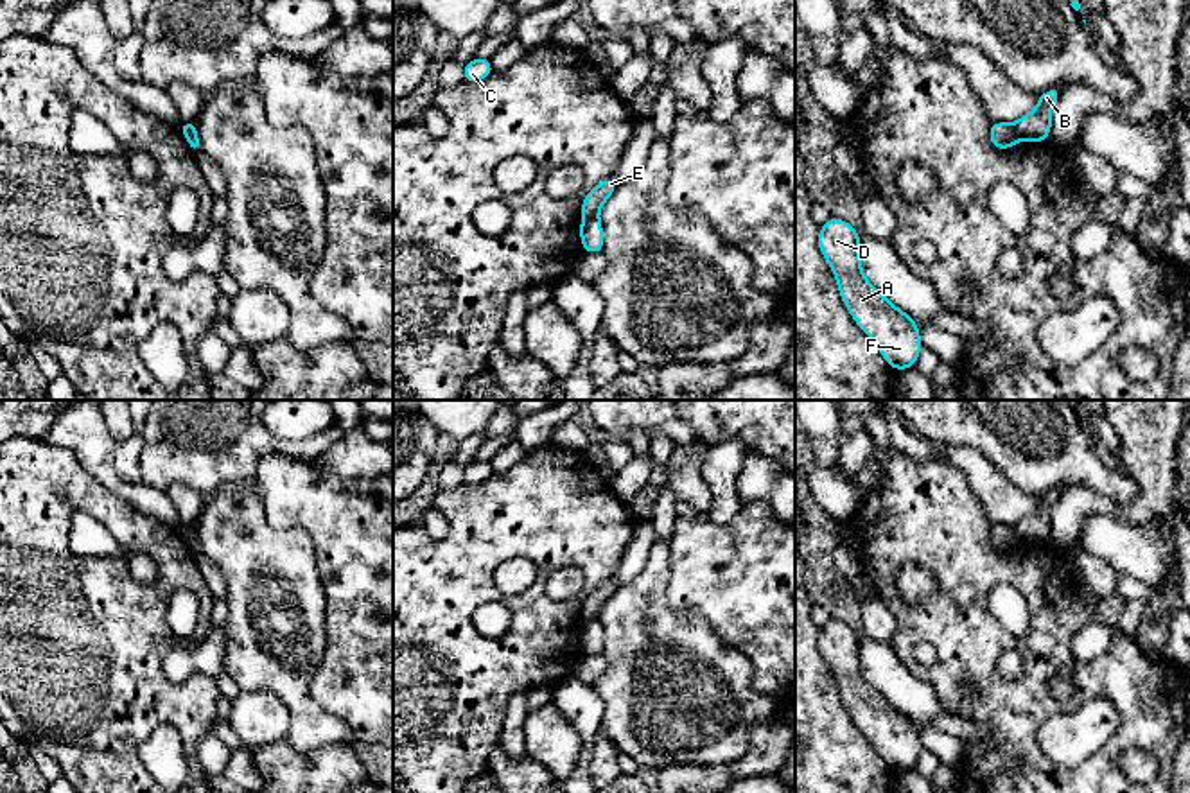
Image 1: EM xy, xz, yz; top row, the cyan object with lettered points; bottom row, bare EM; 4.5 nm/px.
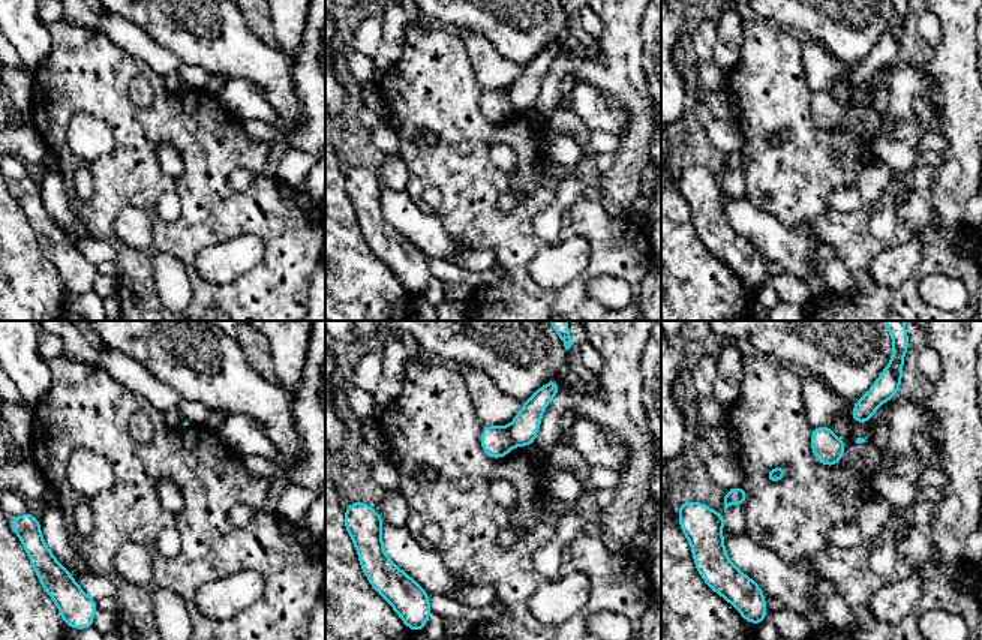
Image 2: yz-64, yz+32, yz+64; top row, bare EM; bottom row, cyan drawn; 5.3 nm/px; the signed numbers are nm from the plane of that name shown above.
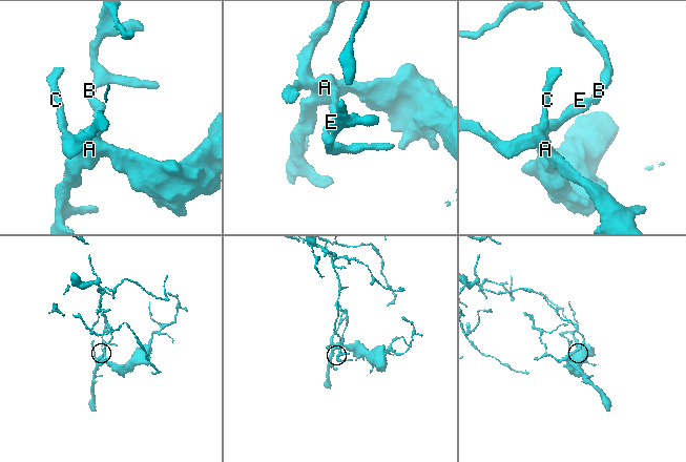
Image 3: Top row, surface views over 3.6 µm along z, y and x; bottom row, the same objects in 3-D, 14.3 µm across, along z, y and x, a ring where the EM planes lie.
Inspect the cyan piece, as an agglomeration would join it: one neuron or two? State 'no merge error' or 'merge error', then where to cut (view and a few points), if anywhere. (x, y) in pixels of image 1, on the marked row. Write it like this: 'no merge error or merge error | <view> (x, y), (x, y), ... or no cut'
merge error | xz (596, 216), (584, 219)

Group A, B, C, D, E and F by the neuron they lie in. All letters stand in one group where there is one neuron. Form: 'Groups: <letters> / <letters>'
Groups: A C D E F / B

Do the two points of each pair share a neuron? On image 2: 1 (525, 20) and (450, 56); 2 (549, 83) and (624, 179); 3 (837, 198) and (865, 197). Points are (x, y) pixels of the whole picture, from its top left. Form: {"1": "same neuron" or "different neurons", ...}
{"1": "different neurons", "2": "same neuron", "3": "same neuron"}

